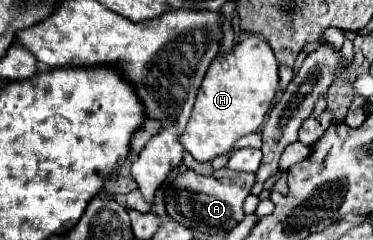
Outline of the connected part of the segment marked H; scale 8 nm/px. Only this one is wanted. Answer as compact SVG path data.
M249 36L247 40L237 42L233 52L211 62L199 88L189 124L179 138L181 144L197 162L209 162L221 154L233 152L233 146L241 136L259 130L275 102L277 88L279 62L271 52L271 46L259 36Z

